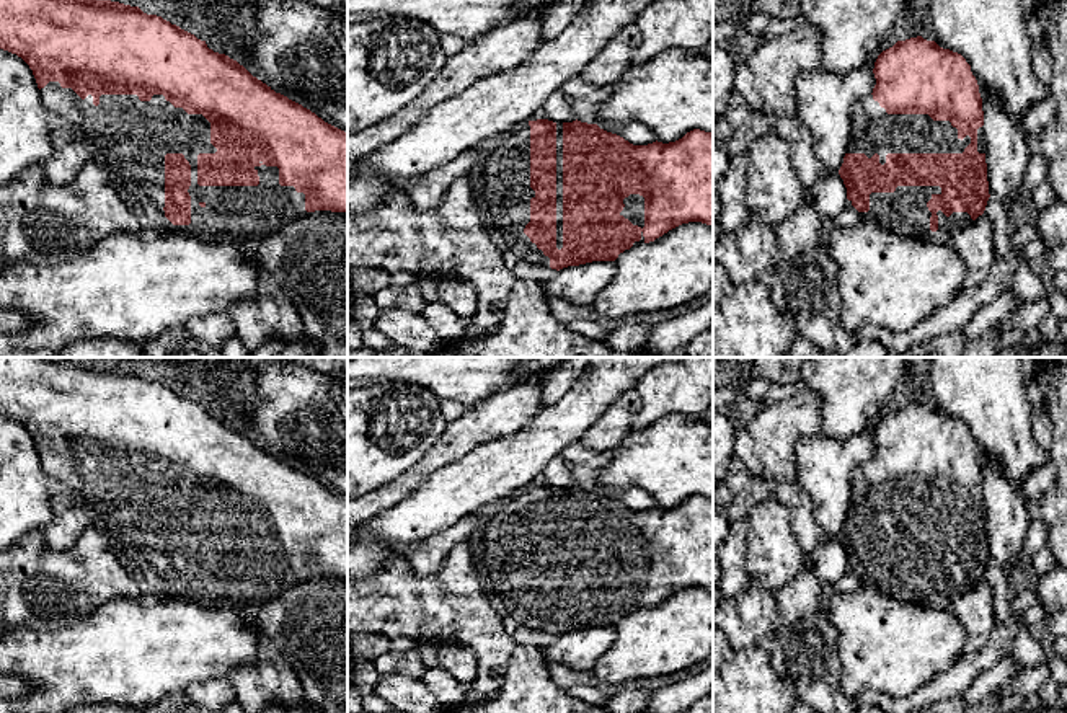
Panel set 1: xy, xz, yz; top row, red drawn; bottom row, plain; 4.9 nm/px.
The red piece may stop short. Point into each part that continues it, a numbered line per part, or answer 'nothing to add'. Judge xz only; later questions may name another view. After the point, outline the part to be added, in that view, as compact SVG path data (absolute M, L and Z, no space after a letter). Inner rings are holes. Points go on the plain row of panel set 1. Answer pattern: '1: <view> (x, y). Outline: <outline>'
1: xz (558, 490). Outline: M556 488L556 613L563 613L563 489Z

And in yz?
1: yz (873, 496). Outline: M868 460L853 472L847 519L865 519L868 524L878 519L884 530L888 519L963 519L969 509L971 503L961 506L950 486L933 486L928 480L888 480L873 460Z

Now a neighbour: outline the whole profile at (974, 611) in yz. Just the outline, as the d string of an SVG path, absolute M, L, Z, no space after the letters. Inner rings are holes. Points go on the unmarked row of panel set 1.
M985 579L979 581L953 604L951 612L967 633L963 653L981 649L990 640L997 623L994 609L994 589Z

